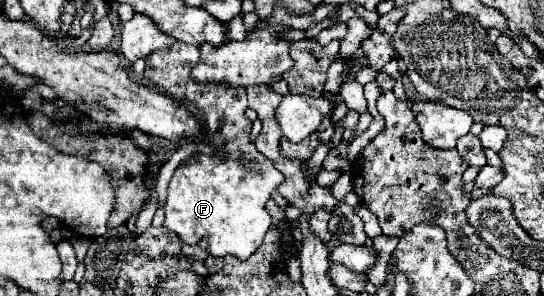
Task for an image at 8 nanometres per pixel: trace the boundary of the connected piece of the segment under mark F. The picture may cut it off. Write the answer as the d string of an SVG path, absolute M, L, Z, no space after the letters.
M175 42L167 50L155 50L149 56L145 76L157 90L173 96L181 102L195 104L205 114L207 132L213 134L219 148L217 154L225 156L193 156L191 162L183 162L167 189L165 202L165 228L175 232L185 244L195 246L201 238L207 238L207 252L213 256L233 254L237 258L249 258L263 242L269 230L269 214L265 210L271 192L283 182L283 174L273 168L273 162L265 158L249 140L251 120L245 116L247 94L241 86L229 84L199 84L191 78L191 68L197 60L197 46Z

